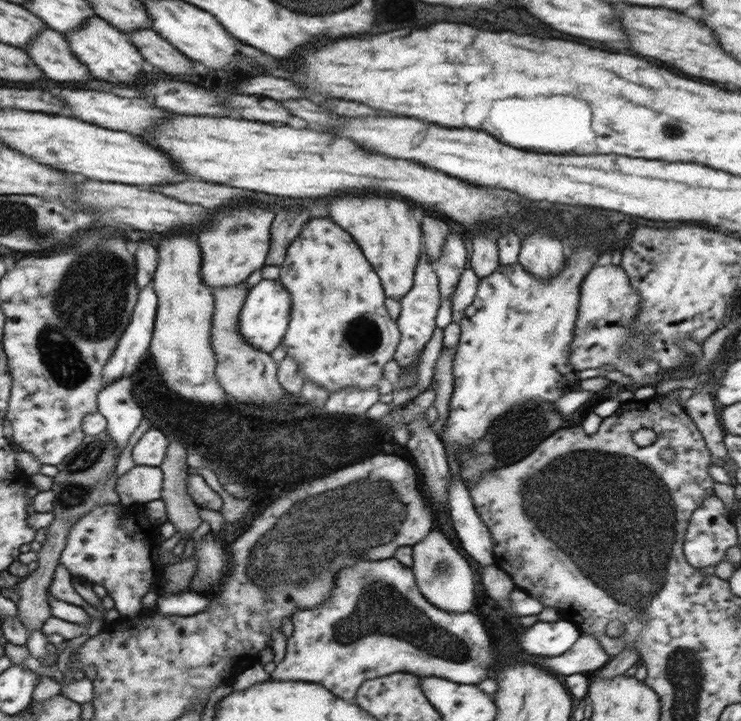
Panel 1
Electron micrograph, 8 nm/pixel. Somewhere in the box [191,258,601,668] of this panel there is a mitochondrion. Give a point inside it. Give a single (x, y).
(330, 520)

